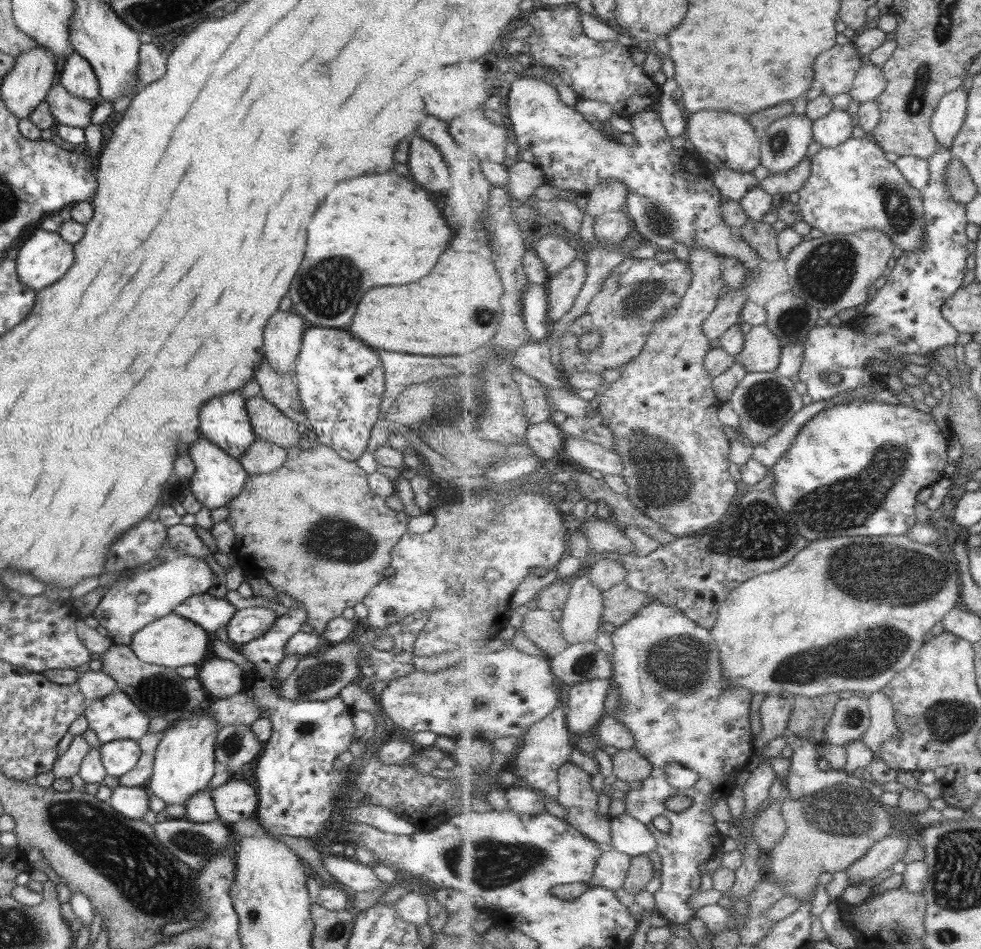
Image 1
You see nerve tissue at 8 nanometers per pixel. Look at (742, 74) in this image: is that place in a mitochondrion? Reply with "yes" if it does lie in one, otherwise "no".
no

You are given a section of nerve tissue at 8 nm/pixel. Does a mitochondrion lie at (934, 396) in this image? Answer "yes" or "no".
no

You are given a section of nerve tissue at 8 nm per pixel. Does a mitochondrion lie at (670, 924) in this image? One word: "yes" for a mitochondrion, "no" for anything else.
no

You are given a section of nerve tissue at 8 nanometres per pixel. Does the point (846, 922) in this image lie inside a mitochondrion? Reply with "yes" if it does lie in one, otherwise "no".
no

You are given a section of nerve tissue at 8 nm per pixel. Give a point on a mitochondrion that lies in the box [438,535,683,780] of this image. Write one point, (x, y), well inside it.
(585, 663)

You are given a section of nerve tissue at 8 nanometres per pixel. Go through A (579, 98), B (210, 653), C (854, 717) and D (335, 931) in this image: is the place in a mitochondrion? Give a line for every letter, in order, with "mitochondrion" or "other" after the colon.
A: other
B: other
C: mitochondrion
D: mitochondrion

